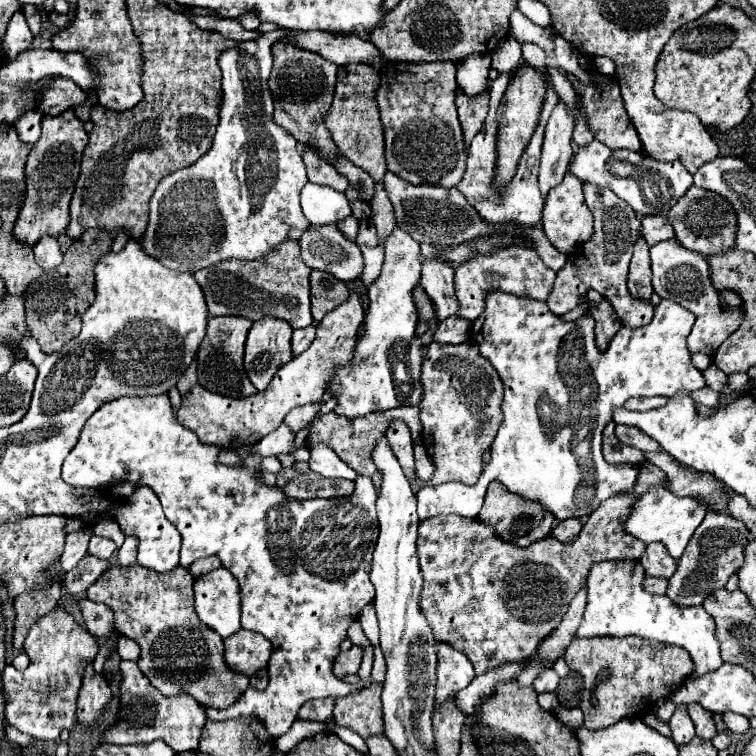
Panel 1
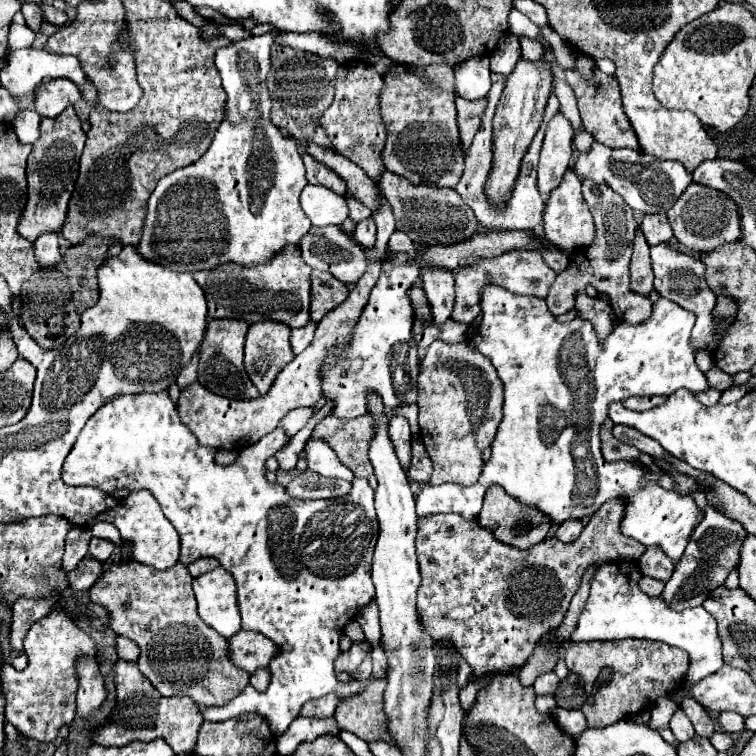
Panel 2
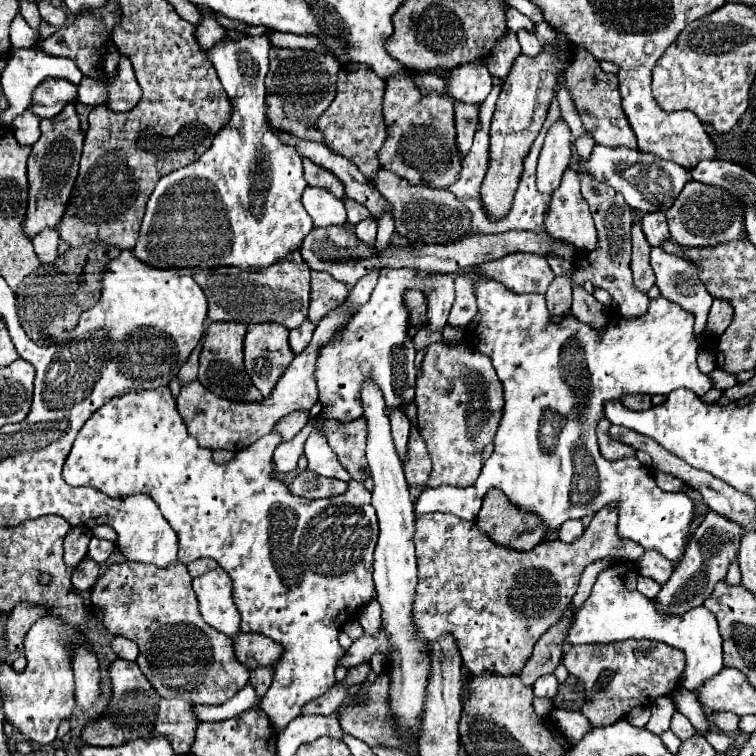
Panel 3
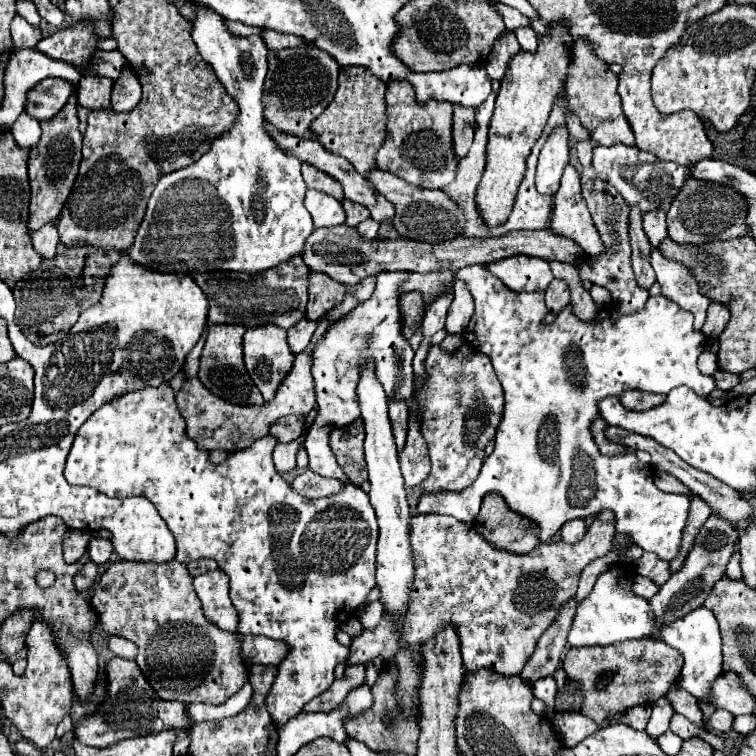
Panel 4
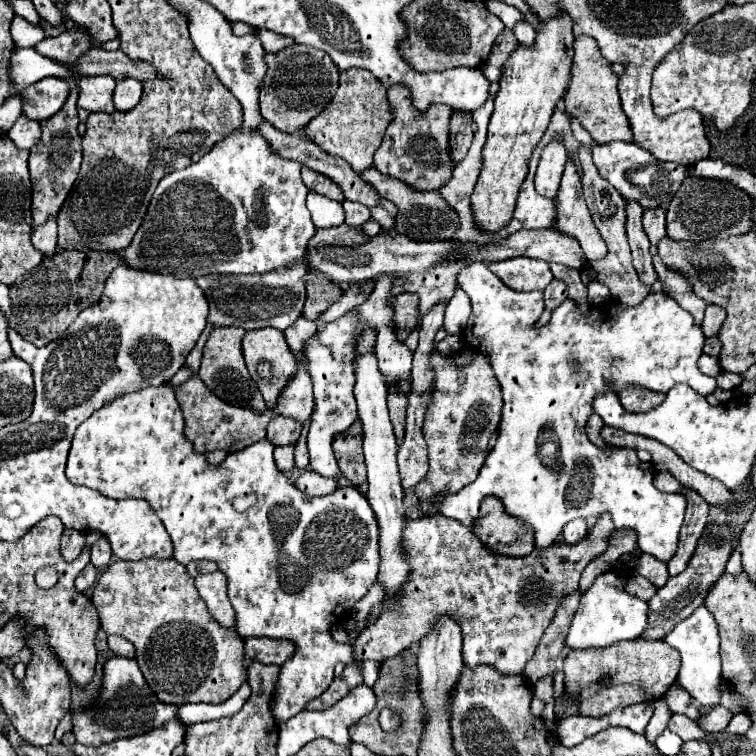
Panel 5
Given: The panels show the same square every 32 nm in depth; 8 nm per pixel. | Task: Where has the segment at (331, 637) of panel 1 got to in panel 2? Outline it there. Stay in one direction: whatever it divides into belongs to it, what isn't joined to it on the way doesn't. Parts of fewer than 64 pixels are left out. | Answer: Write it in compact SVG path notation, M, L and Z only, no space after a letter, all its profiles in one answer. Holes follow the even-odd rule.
M168 392L136 394L114 398L94 412L82 428L62 468L62 480L70 486L94 486L106 494L114 494L118 488L130 488L132 492L140 488L154 490L164 516L180 534L180 562L188 566L202 556L216 556L220 564L234 576L238 586L242 628L260 632L266 638L272 638L272 642L278 646L278 654L268 666L272 680L266 692L257 693L248 686L242 690L242 694L238 694L238 698L232 700L232 704L226 704L224 708L204 708L202 714L206 720L216 722L256 712L266 718L274 736L280 736L288 730L304 702L322 698L330 692L348 697L366 688L367 681L339 681L334 674L334 660L340 654L338 640L344 636L344 626L356 618L360 608L374 600L370 566L378 538L374 488L366 478L354 478L350 494L330 500L298 500L288 496L280 484L266 482L262 468L264 460L286 448L288 442L290 438L286 436L284 428L276 428L256 444L244 448L234 464L216 464L216 448L198 444L196 436L180 422Z

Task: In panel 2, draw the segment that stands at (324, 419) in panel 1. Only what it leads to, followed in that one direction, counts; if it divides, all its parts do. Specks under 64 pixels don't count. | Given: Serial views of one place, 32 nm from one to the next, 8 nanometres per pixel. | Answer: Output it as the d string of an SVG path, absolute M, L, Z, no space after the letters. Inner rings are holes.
M409 404L393 408L389 417L400 415L407 419L412 435L420 435L420 427L418 423L418 407L416 404ZM365 414L346 420L336 416L326 416L320 420L312 432L312 438L322 438L356 476L372 476L372 464L368 460L368 442L374 436L374 418Z

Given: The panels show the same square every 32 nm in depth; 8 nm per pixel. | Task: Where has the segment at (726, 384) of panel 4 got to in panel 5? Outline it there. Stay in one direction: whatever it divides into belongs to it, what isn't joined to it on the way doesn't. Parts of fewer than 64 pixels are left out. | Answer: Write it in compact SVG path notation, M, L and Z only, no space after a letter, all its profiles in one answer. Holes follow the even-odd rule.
M720 372L716 380L718 380L718 388L732 390L742 382L742 376L740 374L732 374L732 372Z

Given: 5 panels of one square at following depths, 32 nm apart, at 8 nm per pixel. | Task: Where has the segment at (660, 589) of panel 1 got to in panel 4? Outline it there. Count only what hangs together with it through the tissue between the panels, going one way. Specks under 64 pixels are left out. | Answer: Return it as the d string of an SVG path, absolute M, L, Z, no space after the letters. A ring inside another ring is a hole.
M636 576L636 578L634 578L634 592L640 594L642 598L652 600L652 596L654 596L658 590L660 590L660 586L658 586L658 584L652 584L652 580L648 580L648 578L644 578L644 576Z

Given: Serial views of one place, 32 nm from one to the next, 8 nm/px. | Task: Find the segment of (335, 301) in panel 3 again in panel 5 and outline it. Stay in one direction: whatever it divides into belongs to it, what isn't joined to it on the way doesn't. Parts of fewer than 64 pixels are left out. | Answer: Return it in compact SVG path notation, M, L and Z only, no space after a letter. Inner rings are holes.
M308 274L308 284L306 284L306 306L304 306L304 316L308 320L316 320L322 312L326 312L334 302L338 302L344 294L342 286L326 278L324 274Z

